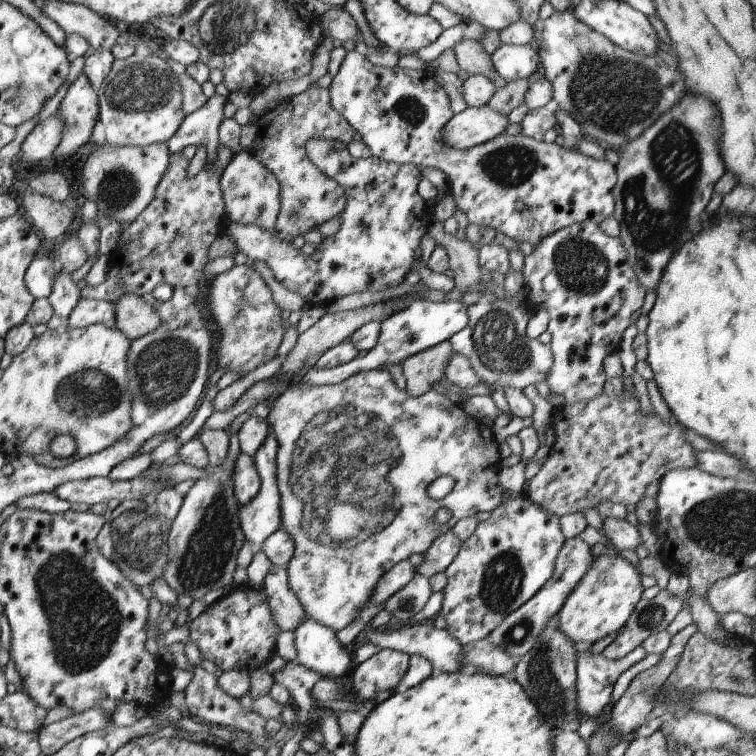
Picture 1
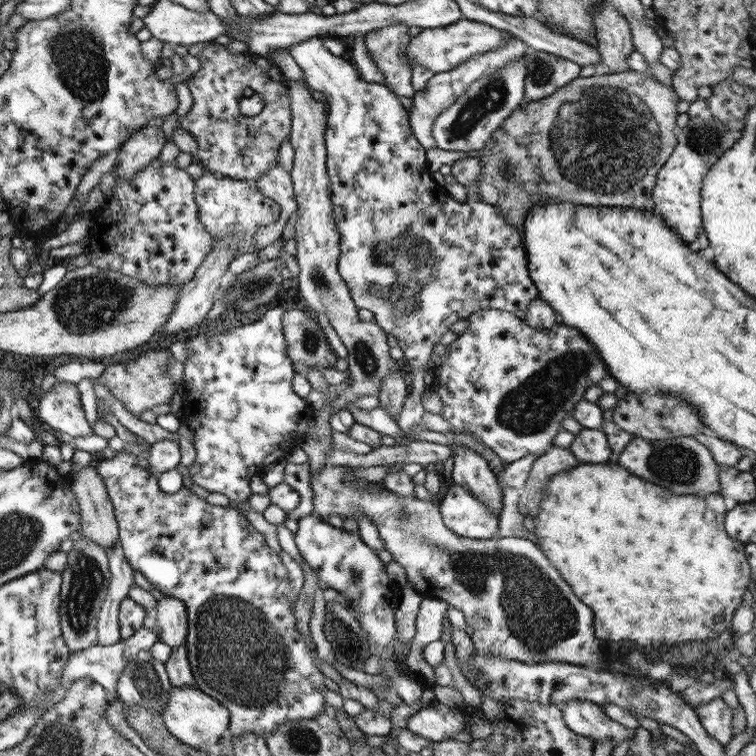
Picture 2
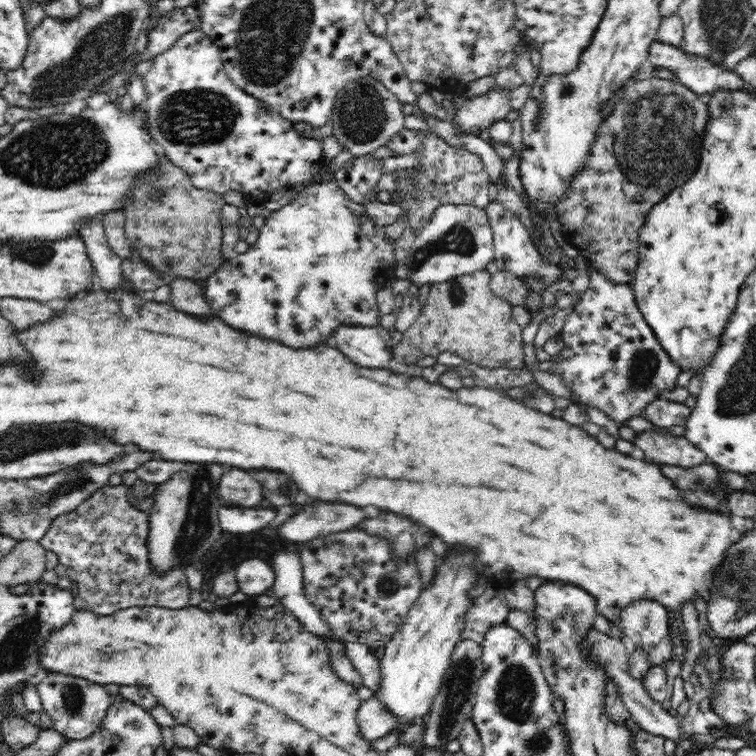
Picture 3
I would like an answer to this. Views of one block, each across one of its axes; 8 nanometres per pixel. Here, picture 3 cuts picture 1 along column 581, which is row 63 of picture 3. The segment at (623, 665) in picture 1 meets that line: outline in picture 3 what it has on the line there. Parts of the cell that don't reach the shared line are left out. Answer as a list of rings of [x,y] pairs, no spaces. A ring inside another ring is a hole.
[[[658,41],[652,42],[649,50],[649,60],[655,67],[661,66],[669,70],[674,74],[679,83],[687,86],[703,99],[712,94],[712,92],[718,92],[718,90],[749,92],[750,94],[754,94],[755,92],[750,83],[746,82],[736,71],[724,69],[721,64],[714,64],[709,58],[686,53],[686,51],[670,44]]]

